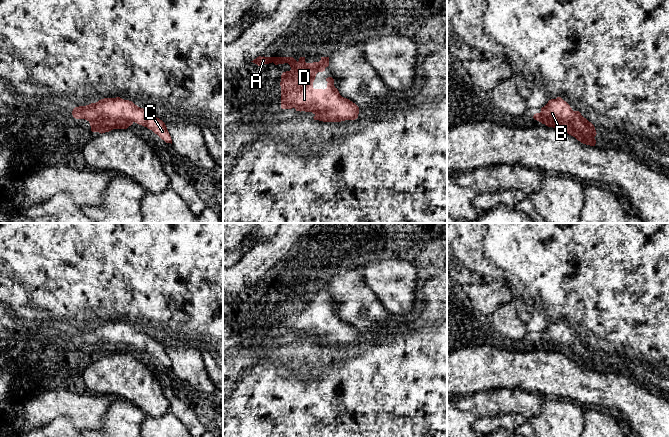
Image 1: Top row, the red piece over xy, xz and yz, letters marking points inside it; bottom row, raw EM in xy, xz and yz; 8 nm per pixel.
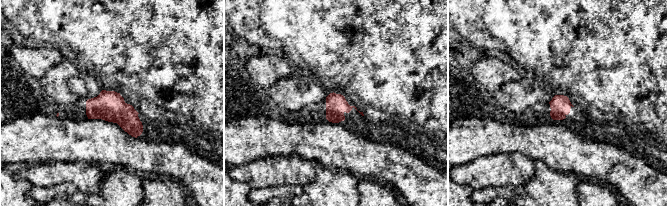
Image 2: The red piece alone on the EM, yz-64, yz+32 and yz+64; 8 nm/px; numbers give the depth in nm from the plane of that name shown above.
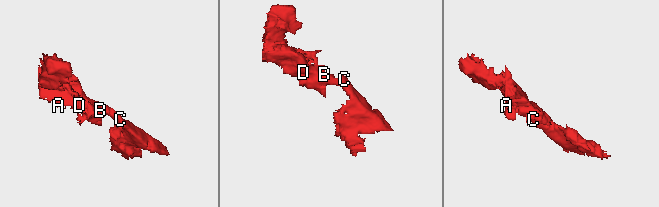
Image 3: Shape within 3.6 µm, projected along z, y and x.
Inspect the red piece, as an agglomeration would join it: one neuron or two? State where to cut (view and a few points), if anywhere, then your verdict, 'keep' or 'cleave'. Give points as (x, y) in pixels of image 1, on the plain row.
no cut; keep

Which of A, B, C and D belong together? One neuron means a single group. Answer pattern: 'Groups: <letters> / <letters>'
Groups: A B C D

